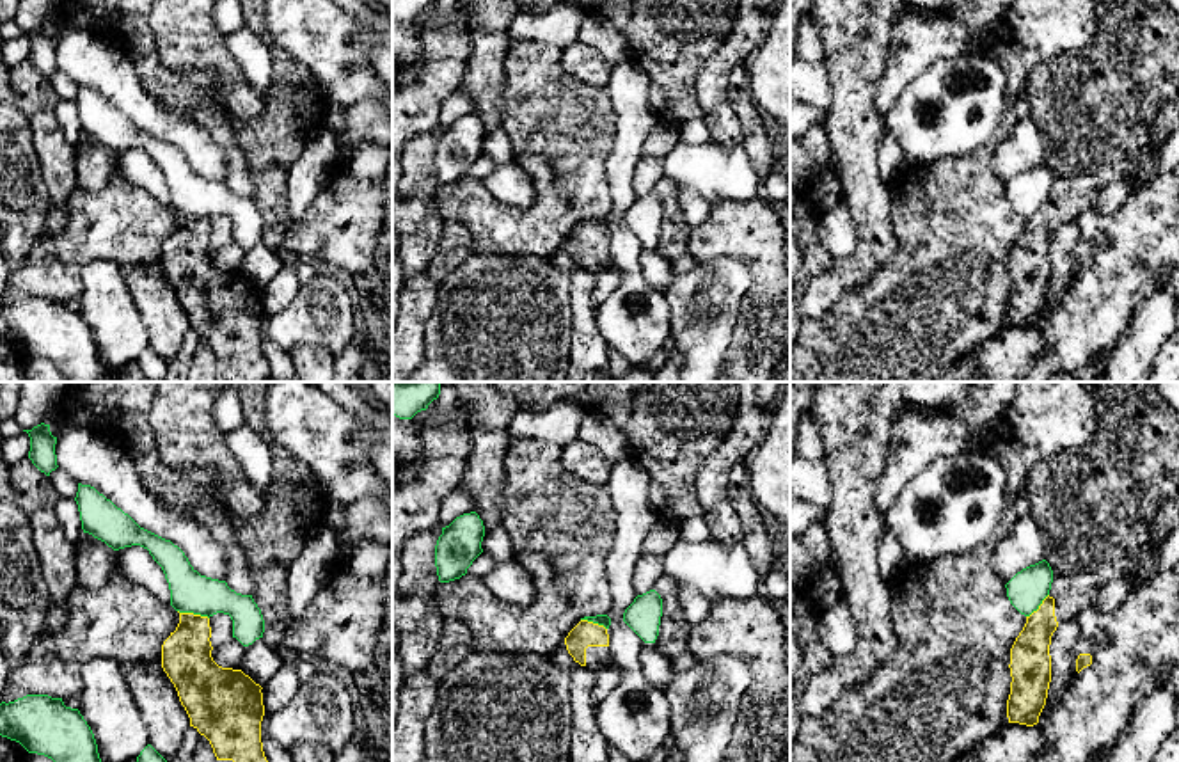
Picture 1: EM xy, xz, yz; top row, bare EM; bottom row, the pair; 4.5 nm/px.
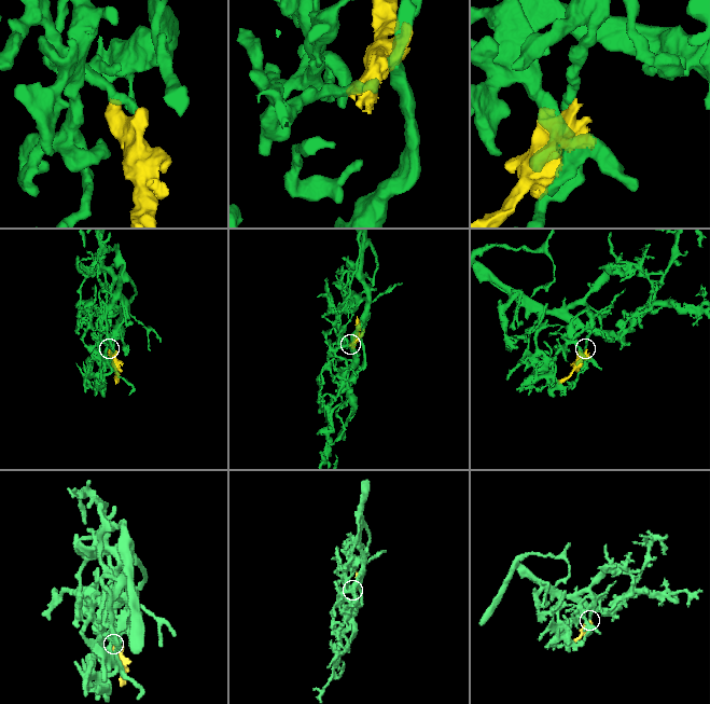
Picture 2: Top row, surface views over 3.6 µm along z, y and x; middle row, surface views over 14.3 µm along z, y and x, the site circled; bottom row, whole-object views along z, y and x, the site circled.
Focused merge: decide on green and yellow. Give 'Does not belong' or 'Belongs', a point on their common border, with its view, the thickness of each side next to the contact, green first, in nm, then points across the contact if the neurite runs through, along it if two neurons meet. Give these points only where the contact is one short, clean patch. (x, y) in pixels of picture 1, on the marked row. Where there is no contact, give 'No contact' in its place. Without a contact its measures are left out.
Does not belong. Touches green at xy (194, 613). Thickness 190 nm (green) against 220 nm. Boundary: xy (178, 610), (208, 619)

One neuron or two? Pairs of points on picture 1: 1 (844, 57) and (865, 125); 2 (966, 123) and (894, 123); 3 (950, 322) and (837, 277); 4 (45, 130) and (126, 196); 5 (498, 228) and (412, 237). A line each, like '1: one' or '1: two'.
1: one
2: one
3: two
4: two
5: two

